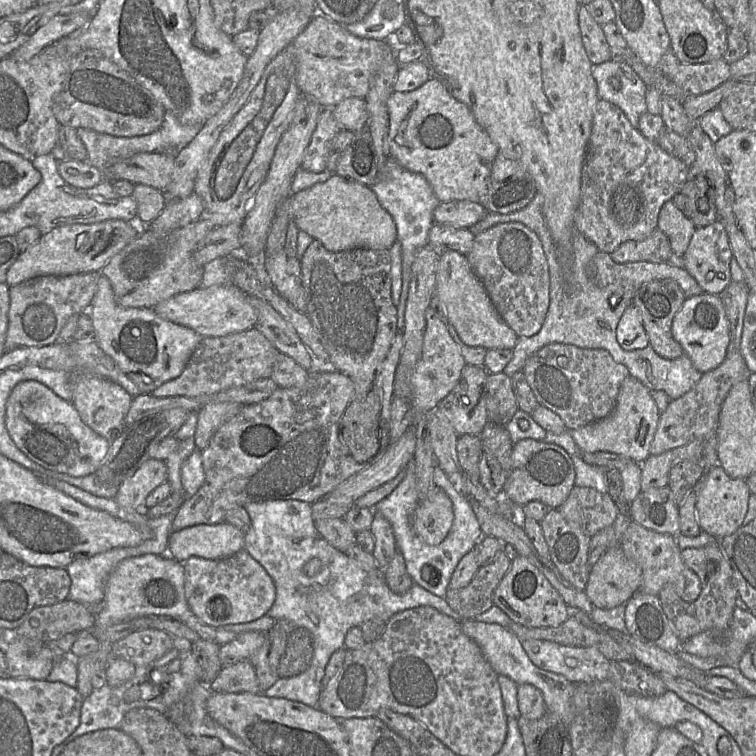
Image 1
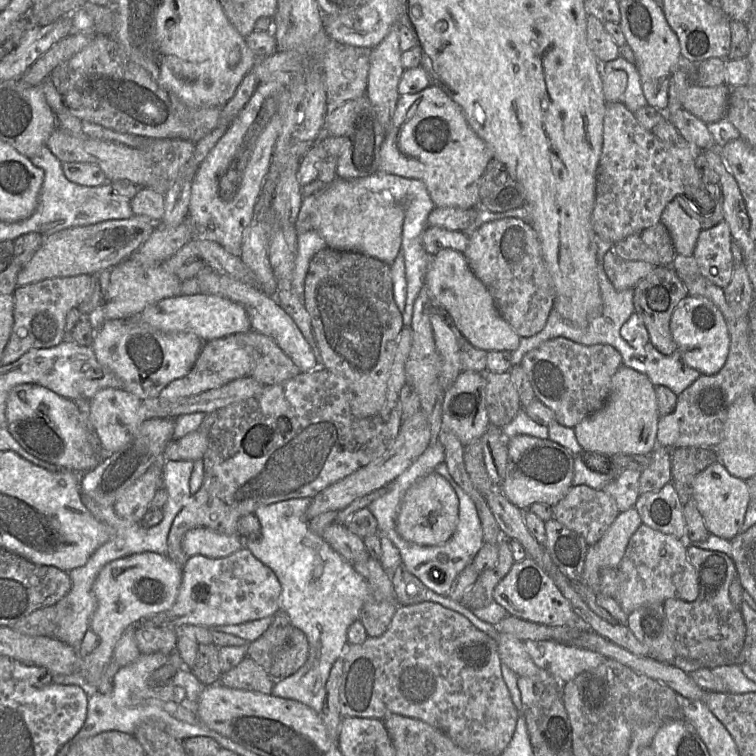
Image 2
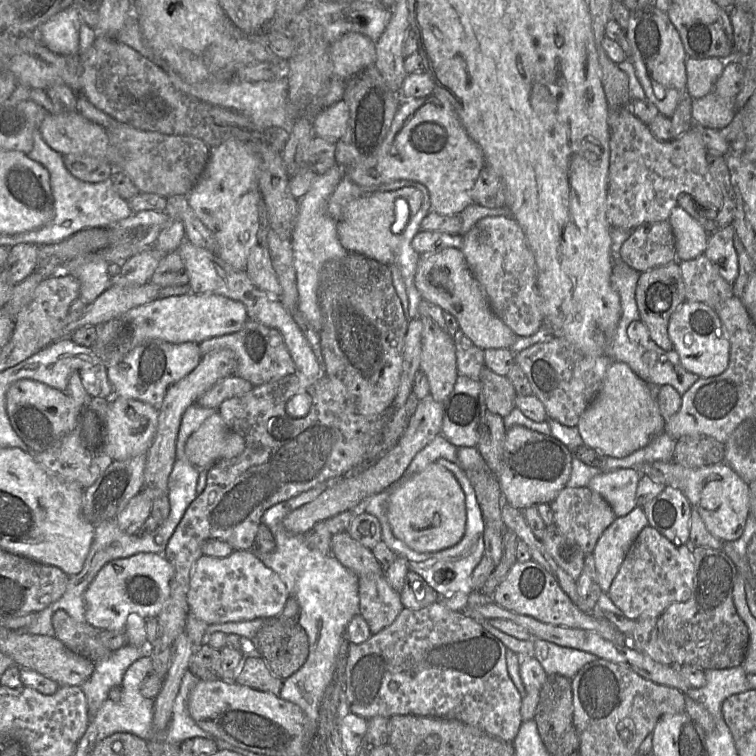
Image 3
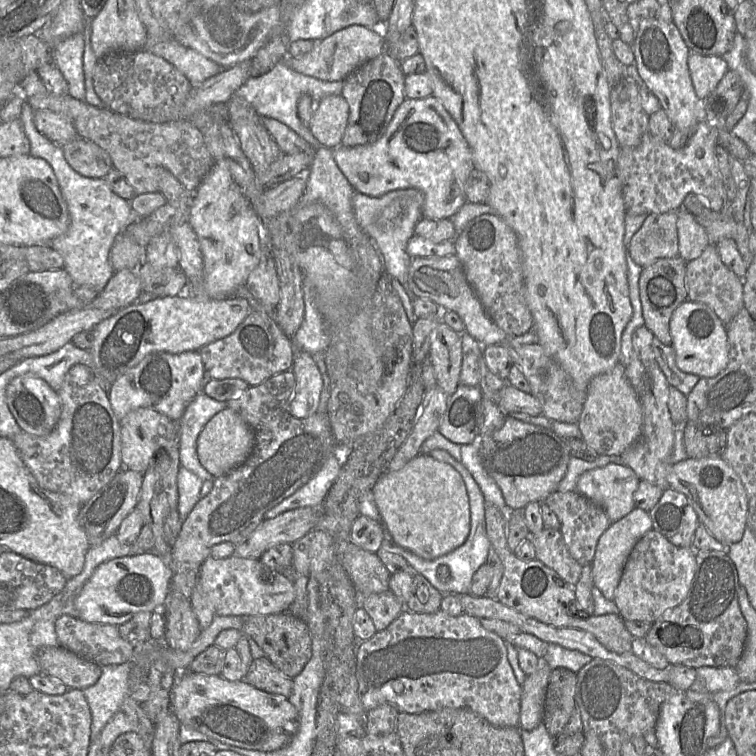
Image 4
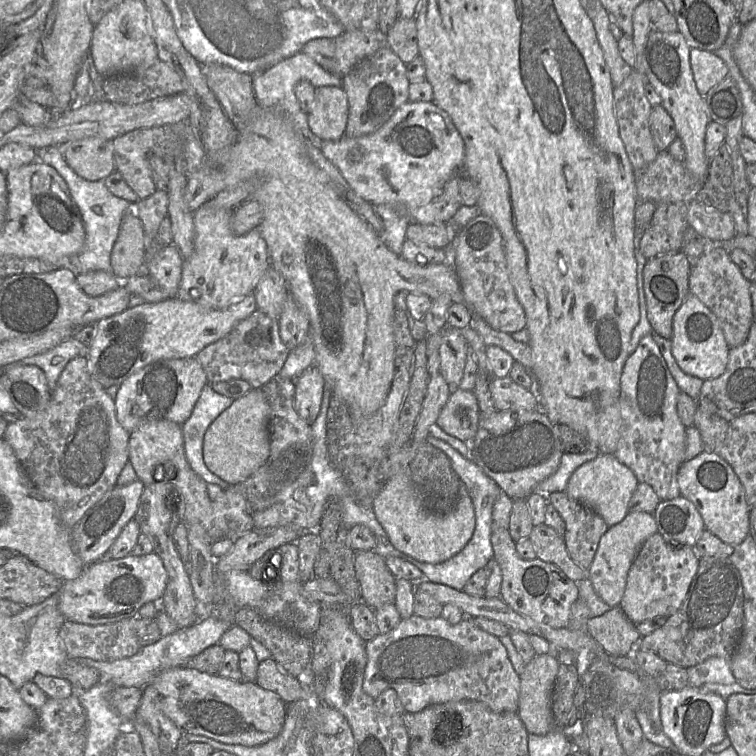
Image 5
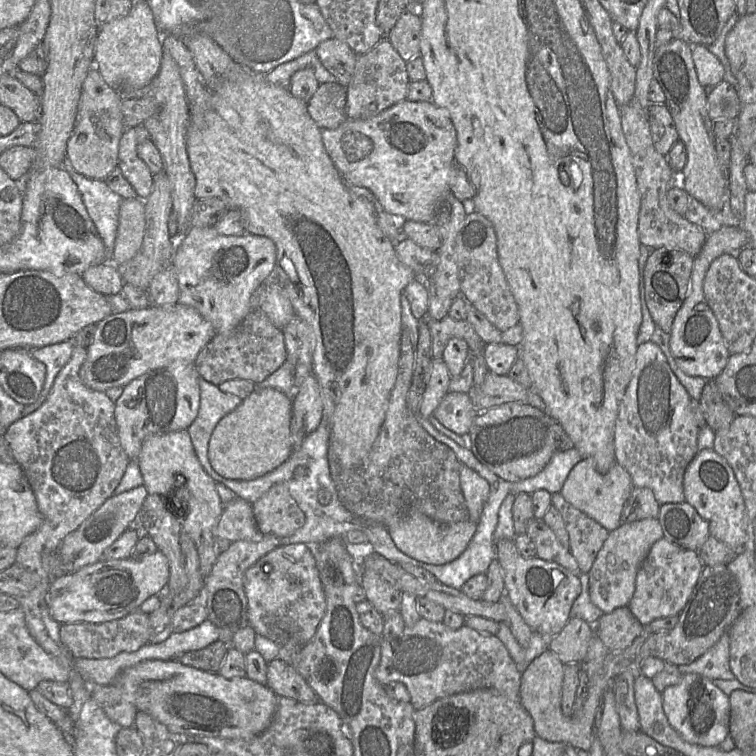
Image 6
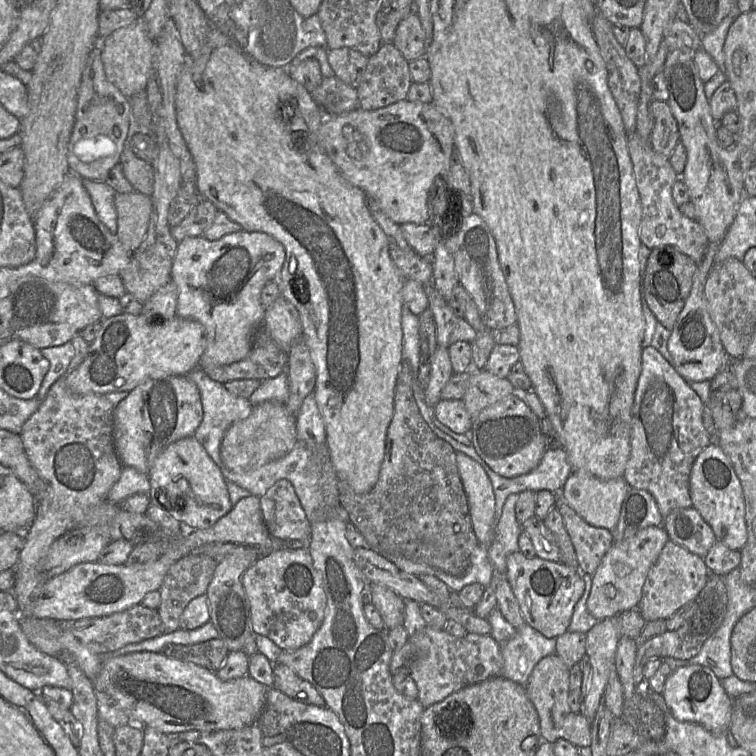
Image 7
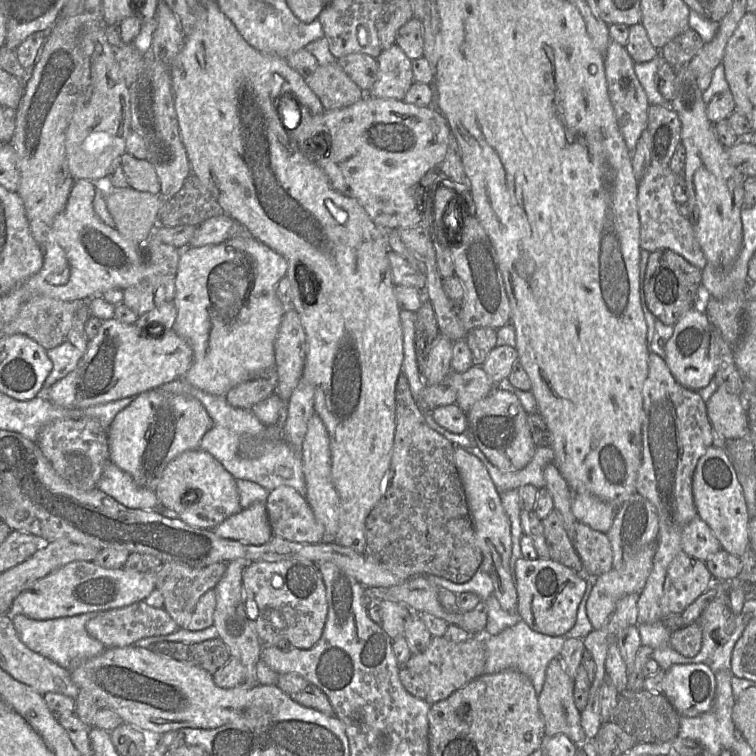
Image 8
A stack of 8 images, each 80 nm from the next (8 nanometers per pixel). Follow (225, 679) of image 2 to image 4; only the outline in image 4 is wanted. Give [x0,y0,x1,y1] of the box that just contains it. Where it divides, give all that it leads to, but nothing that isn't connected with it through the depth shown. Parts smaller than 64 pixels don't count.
[244,657,293,699]

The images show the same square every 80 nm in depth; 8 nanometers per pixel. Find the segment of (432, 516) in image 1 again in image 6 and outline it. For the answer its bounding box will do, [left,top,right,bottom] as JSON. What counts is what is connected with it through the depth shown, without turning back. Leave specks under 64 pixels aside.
[388,510,477,565]

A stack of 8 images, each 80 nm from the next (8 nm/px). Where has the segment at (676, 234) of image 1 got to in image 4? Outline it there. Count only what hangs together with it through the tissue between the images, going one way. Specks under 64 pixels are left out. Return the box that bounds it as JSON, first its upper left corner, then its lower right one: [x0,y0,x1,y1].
[677,208,710,262]

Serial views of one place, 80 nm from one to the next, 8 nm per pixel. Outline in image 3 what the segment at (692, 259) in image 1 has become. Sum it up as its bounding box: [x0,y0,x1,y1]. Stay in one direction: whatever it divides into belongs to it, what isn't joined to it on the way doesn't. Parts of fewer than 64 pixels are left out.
[704,225,738,284]

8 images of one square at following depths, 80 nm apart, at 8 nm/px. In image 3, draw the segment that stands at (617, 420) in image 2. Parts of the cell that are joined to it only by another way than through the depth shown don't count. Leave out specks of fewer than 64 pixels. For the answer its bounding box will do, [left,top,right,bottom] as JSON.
[577,361,664,458]

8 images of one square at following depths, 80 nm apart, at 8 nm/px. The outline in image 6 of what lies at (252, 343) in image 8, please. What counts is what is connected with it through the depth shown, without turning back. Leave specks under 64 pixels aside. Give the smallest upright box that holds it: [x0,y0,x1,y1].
[172,227,276,335]

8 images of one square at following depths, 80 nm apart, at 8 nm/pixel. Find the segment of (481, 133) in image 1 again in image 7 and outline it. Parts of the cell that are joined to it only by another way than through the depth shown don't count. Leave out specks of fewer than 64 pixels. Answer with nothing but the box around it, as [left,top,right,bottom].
[318,99,455,225]

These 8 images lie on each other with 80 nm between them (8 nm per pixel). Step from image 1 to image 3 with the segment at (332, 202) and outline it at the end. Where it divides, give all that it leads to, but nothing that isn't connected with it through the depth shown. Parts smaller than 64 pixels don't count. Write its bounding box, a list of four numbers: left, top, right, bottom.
[337,191,403,265]

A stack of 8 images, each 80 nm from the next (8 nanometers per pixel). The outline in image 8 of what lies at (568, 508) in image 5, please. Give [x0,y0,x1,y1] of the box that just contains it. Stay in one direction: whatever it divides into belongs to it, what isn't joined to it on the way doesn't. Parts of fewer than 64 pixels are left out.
[574,521,613,576]

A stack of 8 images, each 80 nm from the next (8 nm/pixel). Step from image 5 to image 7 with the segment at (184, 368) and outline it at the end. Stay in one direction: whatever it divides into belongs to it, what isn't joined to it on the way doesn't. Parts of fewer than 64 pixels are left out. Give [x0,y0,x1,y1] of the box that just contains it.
[113,375,203,474]

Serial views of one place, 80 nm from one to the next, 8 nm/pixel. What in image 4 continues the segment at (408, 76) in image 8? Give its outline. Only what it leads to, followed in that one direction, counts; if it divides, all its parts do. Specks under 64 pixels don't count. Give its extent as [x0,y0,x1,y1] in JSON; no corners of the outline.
[340,50,406,146]

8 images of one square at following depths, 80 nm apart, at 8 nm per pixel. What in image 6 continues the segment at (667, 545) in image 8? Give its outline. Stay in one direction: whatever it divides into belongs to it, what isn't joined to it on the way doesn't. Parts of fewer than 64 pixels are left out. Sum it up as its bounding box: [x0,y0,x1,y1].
[615,342,699,506]

